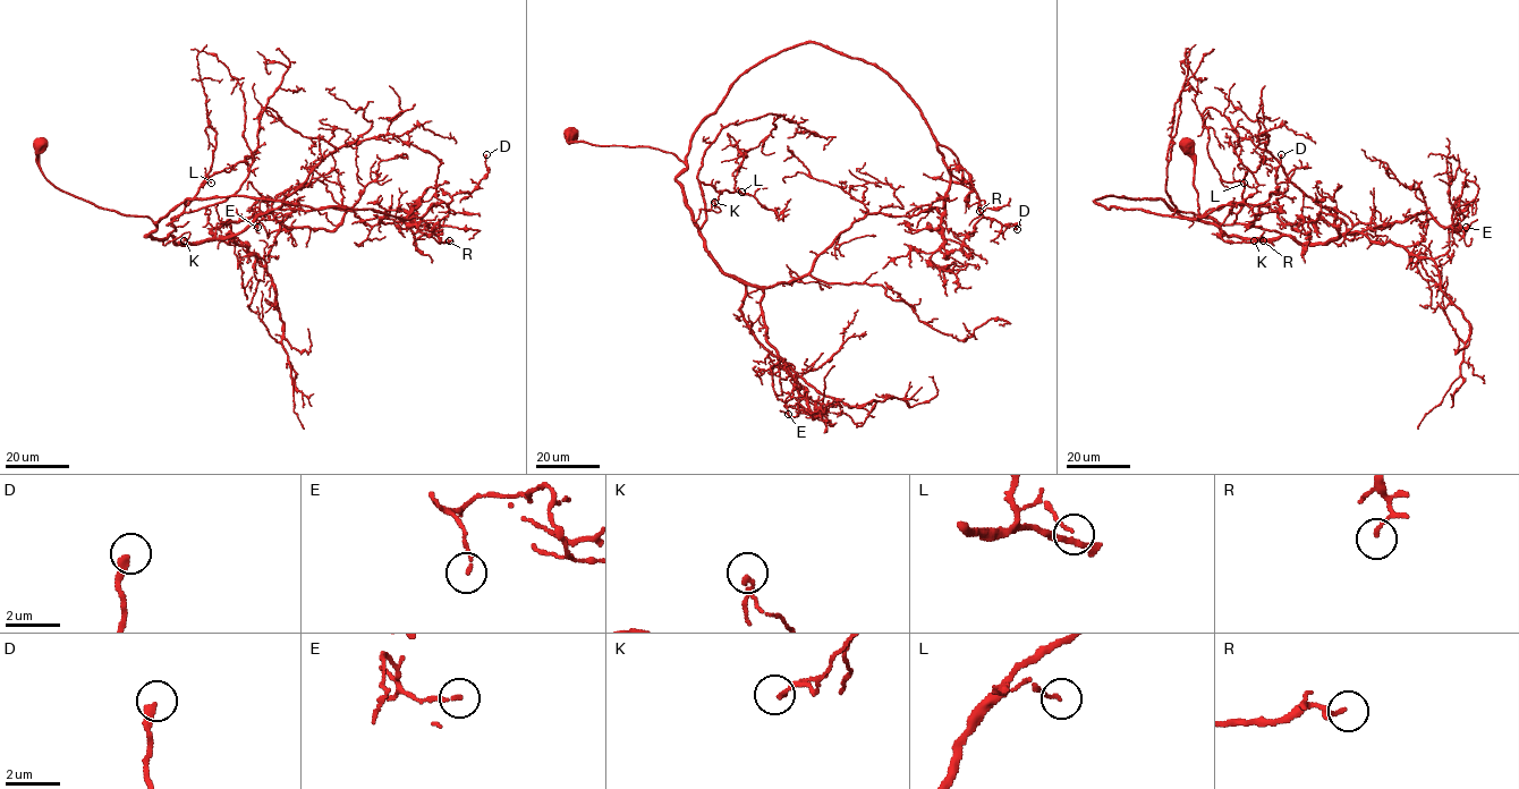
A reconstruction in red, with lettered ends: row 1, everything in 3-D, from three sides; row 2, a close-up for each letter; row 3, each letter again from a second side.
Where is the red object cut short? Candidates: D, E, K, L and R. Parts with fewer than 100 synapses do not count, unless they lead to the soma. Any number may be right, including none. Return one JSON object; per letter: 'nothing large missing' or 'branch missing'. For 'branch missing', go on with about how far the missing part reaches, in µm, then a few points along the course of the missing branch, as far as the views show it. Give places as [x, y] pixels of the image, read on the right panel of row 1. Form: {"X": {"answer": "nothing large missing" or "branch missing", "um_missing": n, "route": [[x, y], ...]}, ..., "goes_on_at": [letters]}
{"D": {"answer": "nothing large missing"}, "E": {"answer": "nothing large missing"}, "K": {"answer": "nothing large missing"}, "L": {"answer": "nothing large missing"}, "R": {"answer": "nothing large missing"}, "goes_on_at": []}

